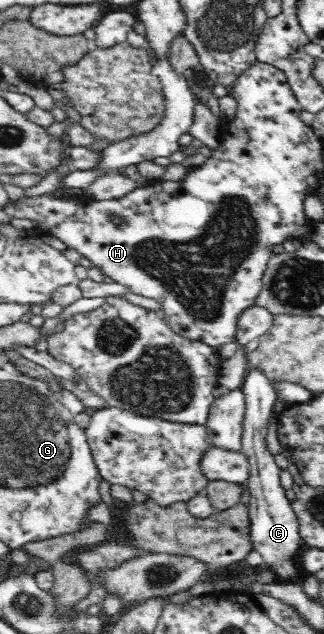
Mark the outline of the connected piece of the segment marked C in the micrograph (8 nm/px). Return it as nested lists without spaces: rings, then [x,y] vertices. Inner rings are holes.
[[[250,368],[241,386],[245,393],[245,418],[242,426],[241,448],[248,458],[250,475],[244,485],[250,492],[248,503],[249,536],[254,549],[263,557],[263,566],[271,571],[278,582],[292,583],[305,578],[300,566],[300,553],[307,548],[299,532],[299,519],[293,510],[291,500],[285,496],[285,487],[279,479],[279,466],[271,450],[267,448],[267,423],[272,416],[271,408],[276,401],[274,386],[262,372]]]

